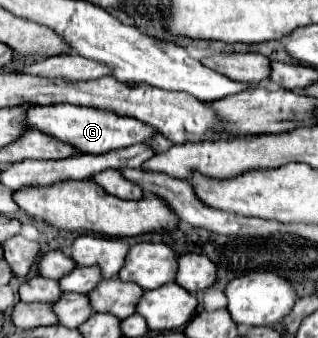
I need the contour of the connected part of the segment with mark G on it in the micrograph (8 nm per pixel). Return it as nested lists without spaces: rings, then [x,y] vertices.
[[[55,105],[55,107],[29,107],[25,111],[25,129],[37,129],[43,131],[71,147],[79,153],[107,153],[111,149],[121,149],[137,143],[145,143],[155,135],[151,127],[145,123],[131,119],[131,117],[119,117],[111,111],[101,111],[93,107],[75,107],[75,105]]]

